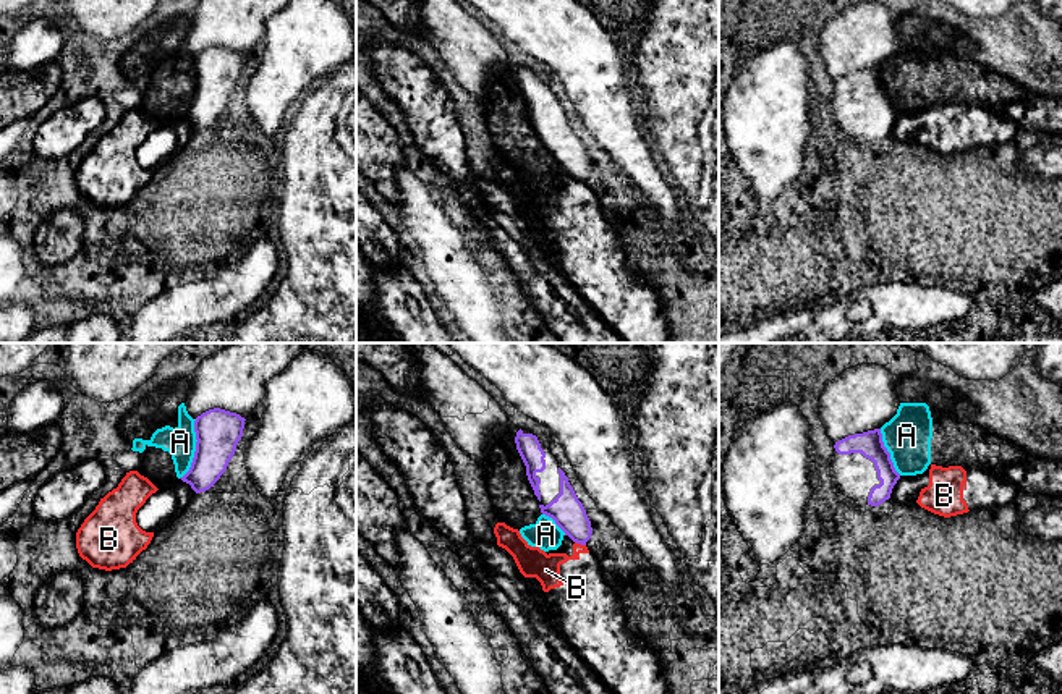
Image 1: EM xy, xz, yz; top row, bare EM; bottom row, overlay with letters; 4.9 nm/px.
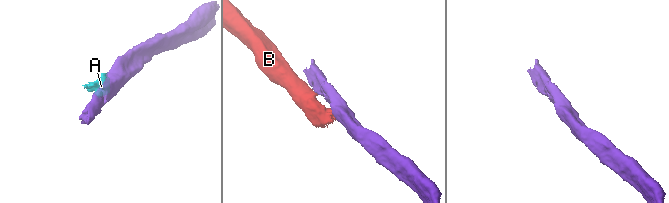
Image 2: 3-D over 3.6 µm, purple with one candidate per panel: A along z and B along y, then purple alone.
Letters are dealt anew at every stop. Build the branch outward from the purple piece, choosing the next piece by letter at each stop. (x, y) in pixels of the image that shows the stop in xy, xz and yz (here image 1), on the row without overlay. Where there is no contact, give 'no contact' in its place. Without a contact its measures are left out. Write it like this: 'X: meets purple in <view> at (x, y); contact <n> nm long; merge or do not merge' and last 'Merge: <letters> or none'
A: meets purple in xy at (196, 88); contact 300 nm long; do not merge
B: meets purple in xz at (580, 180); contact 60 nm long; do not merge
Merge: none

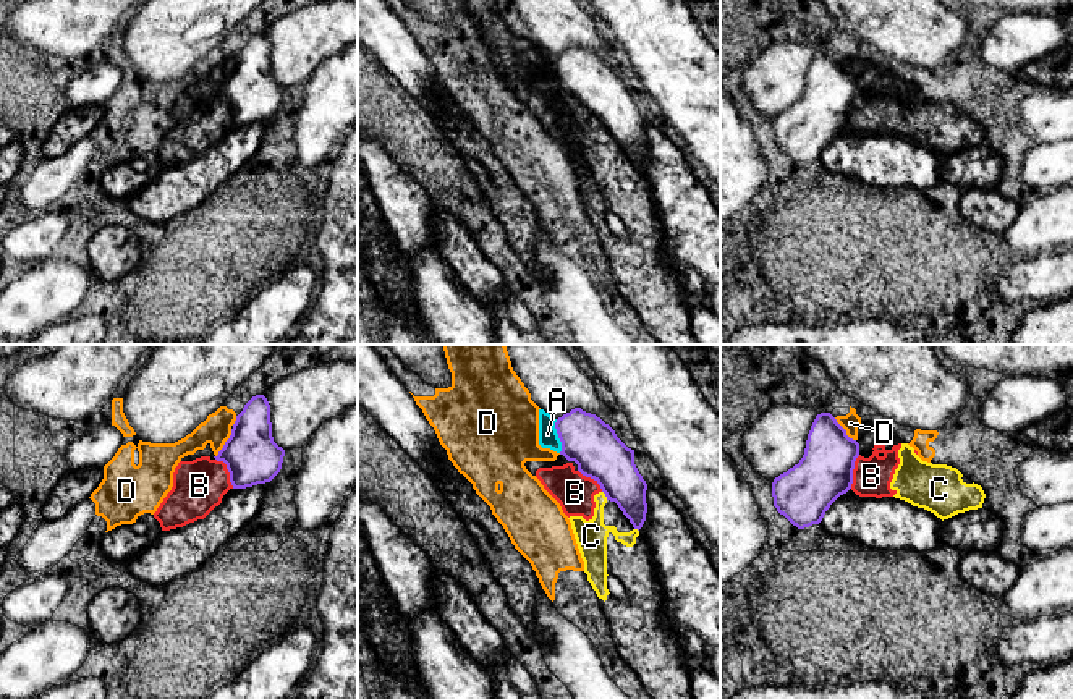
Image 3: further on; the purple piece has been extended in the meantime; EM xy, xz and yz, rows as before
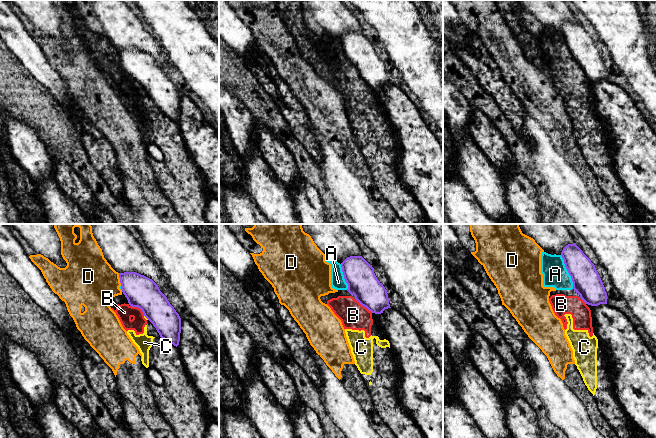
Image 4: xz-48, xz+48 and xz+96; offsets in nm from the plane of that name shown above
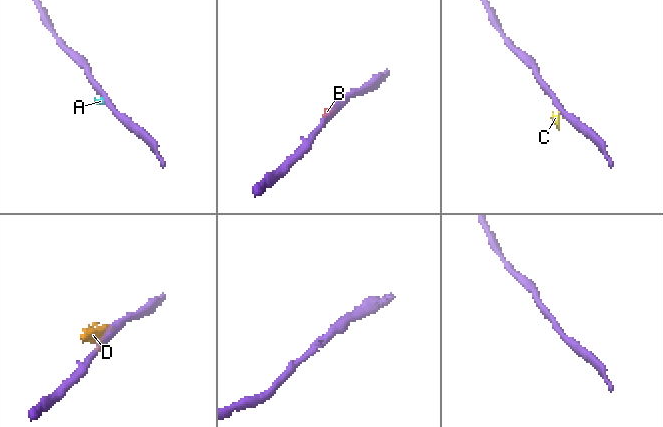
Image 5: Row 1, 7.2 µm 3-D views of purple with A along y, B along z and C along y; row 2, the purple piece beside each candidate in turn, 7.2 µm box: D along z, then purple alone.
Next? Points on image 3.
A: meets purple in xz at (559, 73); contact 170 nm long; do not merge
B: meets purple in xy at (229, 109); contact 180 nm long; do not merge
C: meets purple in xz at (606, 133); contact 50 nm long; do not merge
D: meets purple in xy at (225, 81); contact 170 nm long; do not merge
Merge: none

